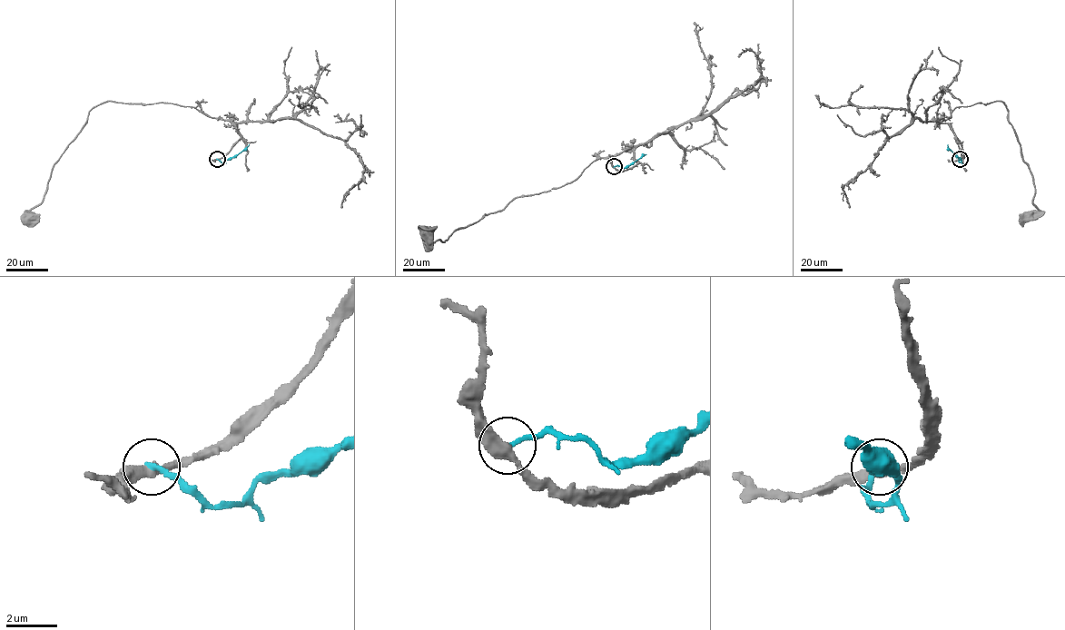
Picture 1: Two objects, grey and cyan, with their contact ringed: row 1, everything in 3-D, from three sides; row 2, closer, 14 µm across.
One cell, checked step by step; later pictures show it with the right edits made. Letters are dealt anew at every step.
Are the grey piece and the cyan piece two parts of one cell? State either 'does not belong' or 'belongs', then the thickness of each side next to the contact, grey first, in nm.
does not belong | 400/200 nm

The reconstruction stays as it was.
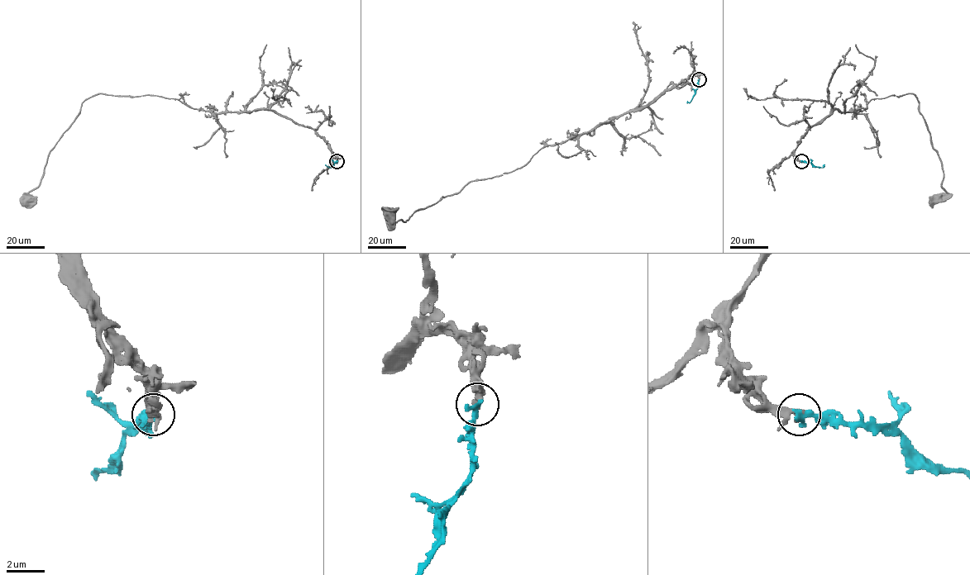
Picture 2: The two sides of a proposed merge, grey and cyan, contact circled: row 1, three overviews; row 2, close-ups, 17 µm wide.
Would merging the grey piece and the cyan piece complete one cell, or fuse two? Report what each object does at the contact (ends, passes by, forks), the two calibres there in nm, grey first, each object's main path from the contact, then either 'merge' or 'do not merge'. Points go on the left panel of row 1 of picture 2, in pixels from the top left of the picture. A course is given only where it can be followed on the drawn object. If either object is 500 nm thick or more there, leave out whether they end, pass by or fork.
grey passes by; cyan ends there; 260 nm thick on the grey side, 380 nm on the other; grey runs (336, 161), (312, 129), (270, 110), (214, 113), (158, 95), (97, 93), (82, 103), (28, 198); cyan runs (336, 161), (332, 167), (325, 164); merge

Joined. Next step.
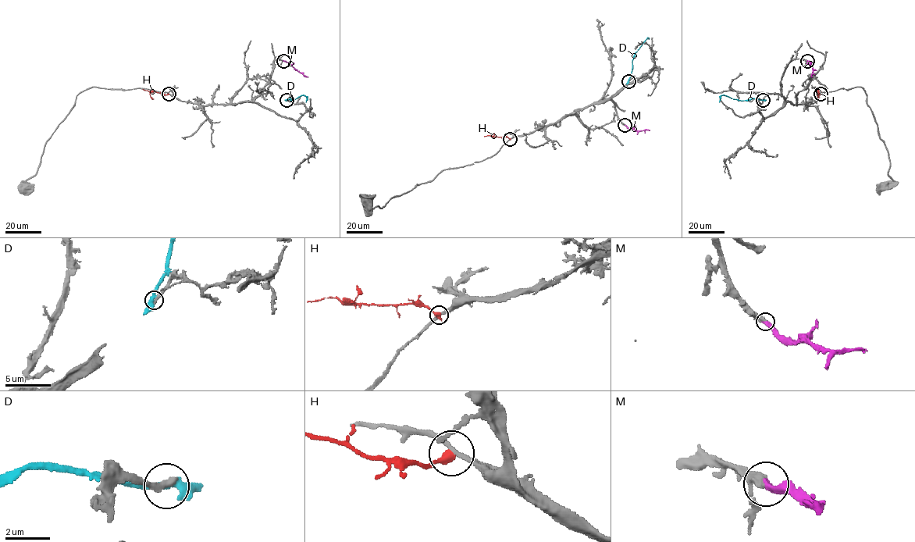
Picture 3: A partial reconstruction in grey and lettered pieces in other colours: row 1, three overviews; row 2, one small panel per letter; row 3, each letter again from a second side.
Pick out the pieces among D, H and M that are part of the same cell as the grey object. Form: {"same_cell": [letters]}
{"same_cell": ["M"]}

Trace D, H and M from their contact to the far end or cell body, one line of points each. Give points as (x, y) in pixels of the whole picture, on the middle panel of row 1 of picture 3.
D: (628, 81), (634, 55), (647, 37)
H: (510, 139), (491, 136), (493, 133)
M: (625, 125), (638, 130), (649, 130)

